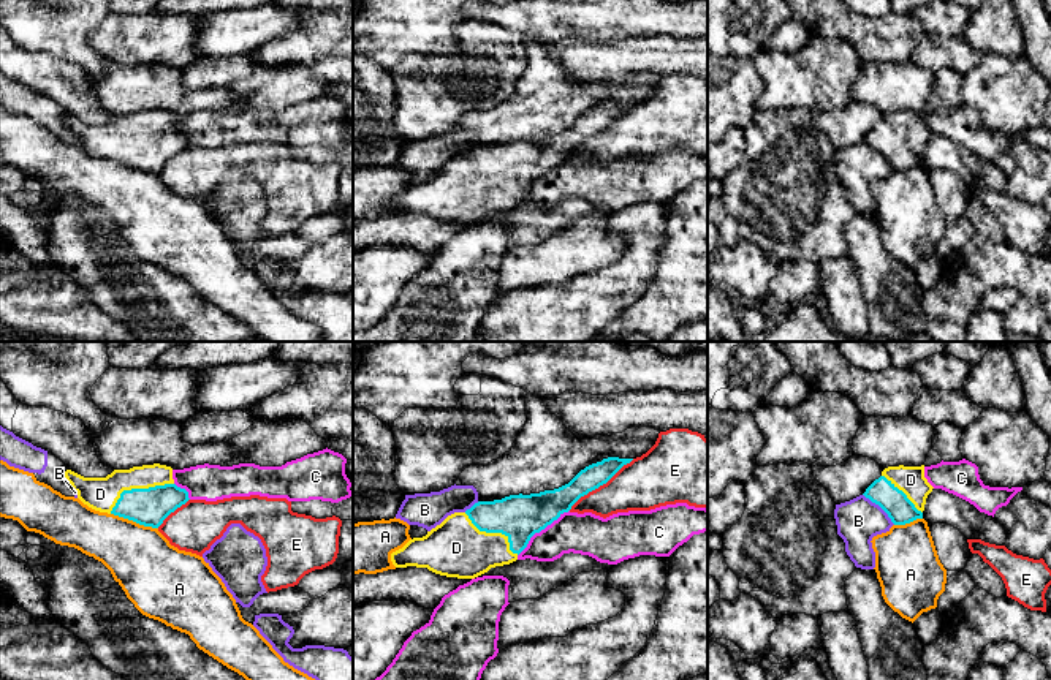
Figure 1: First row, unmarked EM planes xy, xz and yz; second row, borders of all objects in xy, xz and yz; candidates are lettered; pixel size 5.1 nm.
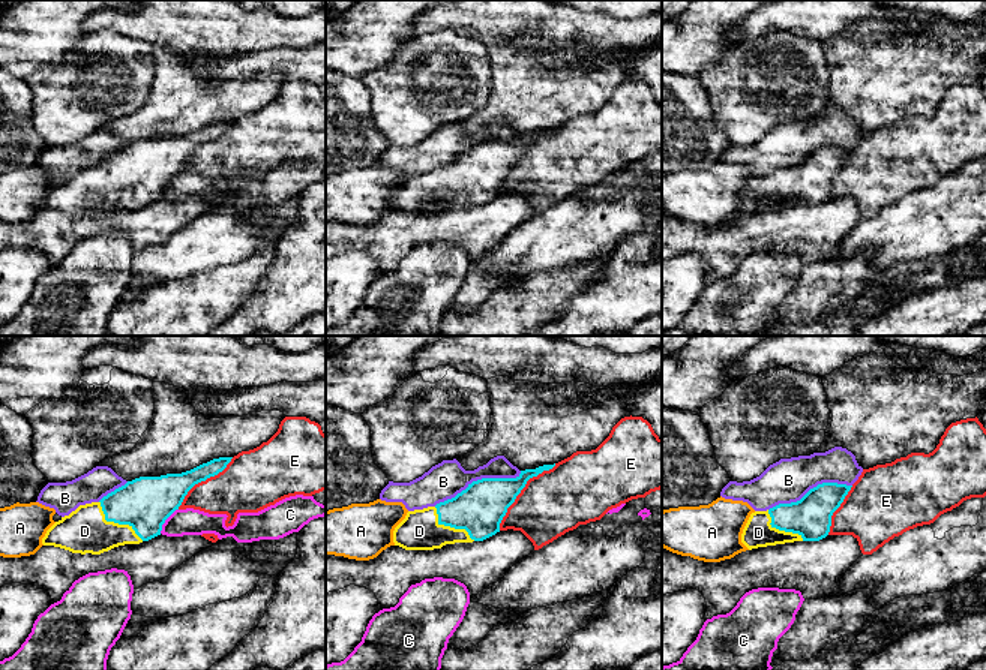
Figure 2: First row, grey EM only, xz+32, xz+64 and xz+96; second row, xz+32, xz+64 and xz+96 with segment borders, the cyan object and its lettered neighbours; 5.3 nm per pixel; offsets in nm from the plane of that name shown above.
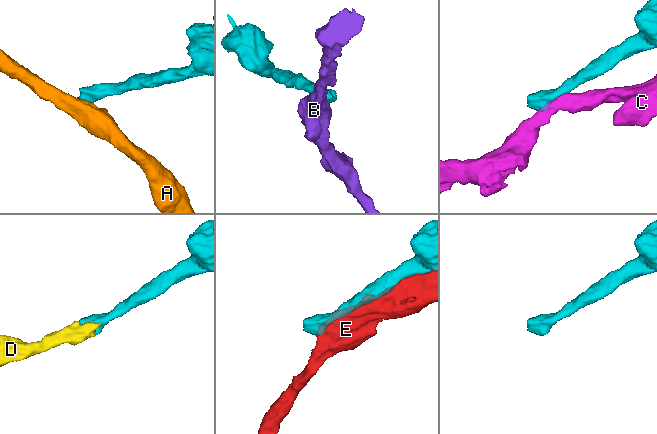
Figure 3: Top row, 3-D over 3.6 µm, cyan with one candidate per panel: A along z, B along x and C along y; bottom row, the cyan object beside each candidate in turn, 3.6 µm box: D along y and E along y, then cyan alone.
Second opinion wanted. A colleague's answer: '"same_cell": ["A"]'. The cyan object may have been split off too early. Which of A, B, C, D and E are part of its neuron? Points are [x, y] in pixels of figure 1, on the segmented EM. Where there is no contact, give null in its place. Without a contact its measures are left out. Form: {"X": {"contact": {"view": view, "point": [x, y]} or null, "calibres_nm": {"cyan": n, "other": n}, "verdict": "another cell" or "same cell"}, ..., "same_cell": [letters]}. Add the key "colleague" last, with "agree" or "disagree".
{"A": {"contact": {"view": "xy", "point": [135, 521]}, "calibres_nm": {"cyan": 190, "other": 340}, "verdict": "another cell"}, "B": {"contact": {"view": "yz", "point": [880, 506]}, "calibres_nm": {"cyan": 140, "other": 220}, "verdict": "another cell"}, "C": {"contact": {"view": "xz", "point": [540, 530]}, "calibres_nm": {"cyan": 220, "other": 220}, "verdict": "another cell"}, "D": {"contact": {"view": "xy", "point": [136, 489]}, "calibres_nm": {"cyan": 190, "other": 170}, "verdict": "same cell"}, "E": {"contact": {"view": "xz", "point": [600, 484]}, "calibres_nm": {"cyan": 130, "other": 280}, "verdict": "another cell"}, "same_cell": ["D"], "colleague": "disagree"}

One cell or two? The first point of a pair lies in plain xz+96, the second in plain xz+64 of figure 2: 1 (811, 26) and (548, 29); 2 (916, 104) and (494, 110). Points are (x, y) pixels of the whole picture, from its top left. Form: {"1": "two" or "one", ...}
{"1": "one", "2": "one"}

